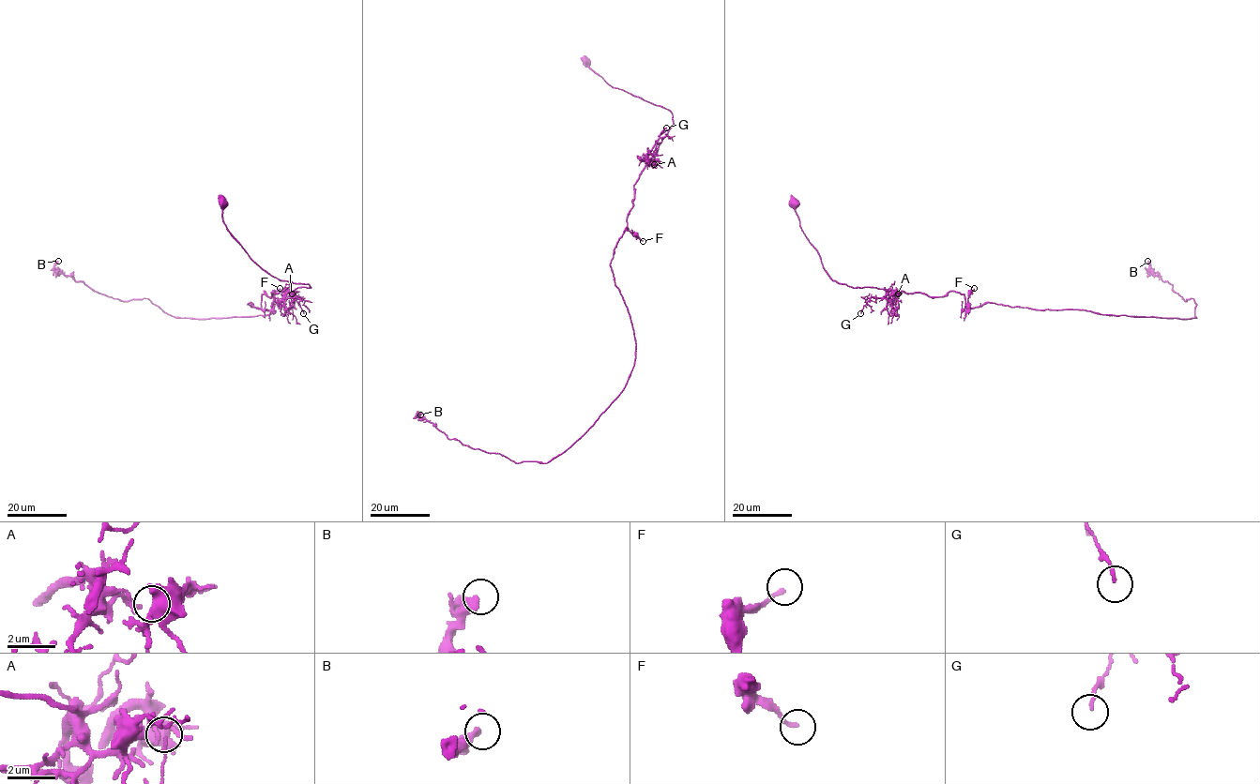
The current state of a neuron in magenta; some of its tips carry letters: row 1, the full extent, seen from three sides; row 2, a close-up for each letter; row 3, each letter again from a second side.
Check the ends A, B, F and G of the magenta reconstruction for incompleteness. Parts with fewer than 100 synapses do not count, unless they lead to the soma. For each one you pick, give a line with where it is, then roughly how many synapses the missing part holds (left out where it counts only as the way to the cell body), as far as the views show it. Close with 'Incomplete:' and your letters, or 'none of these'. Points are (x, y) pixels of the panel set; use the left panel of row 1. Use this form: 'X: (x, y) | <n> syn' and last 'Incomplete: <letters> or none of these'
Incomplete: none of these

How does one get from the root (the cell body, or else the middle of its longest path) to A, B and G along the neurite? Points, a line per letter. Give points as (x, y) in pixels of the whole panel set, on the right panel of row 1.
A: (793, 203), (802, 231), (833, 280), (854, 288), (885, 289), (886, 298), (895, 309), (898, 306), (898, 294)
B: (793, 203), (833, 280), (959, 292), (967, 309), (1196, 318), (1194, 300), (1147, 261)
G: (793, 203), (802, 231), (833, 280), (854, 288), (876, 287), (887, 291), (882, 297), (867, 298), (860, 313)

